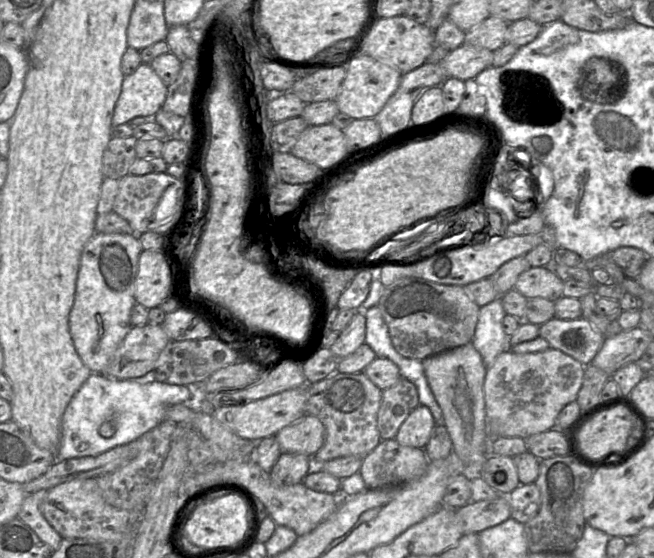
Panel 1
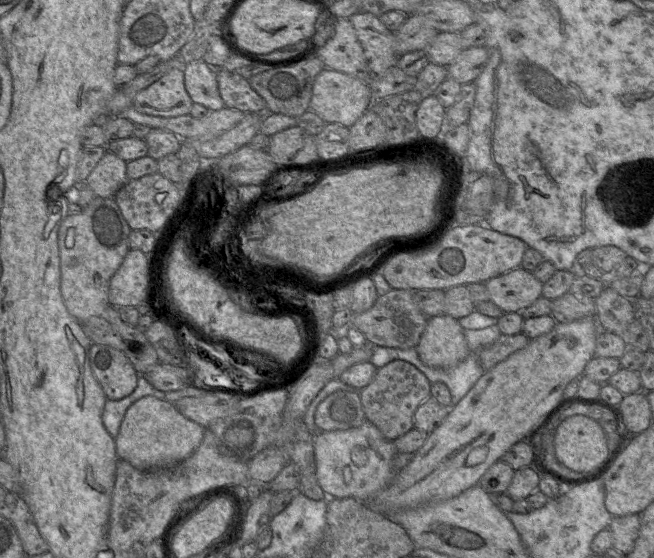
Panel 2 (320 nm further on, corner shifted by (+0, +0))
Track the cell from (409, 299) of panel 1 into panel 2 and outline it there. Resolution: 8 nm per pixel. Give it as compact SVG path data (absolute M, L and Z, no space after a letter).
M392 289L387 294L379 296L369 310L362 313L352 313L350 325L364 334L368 344L409 349L417 346L427 321L428 317L415 302L414 291Z

